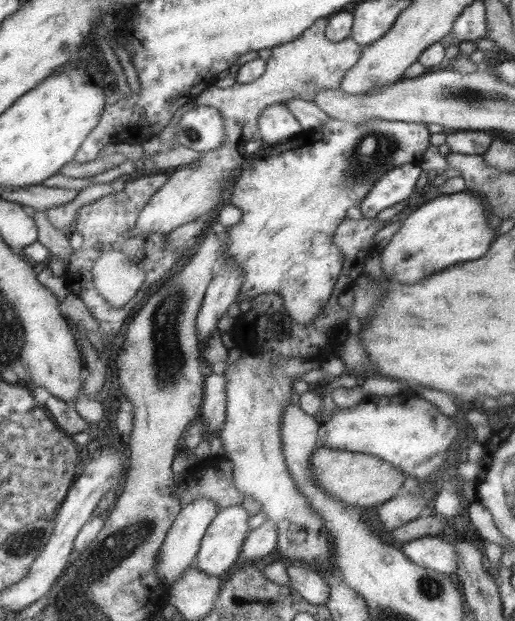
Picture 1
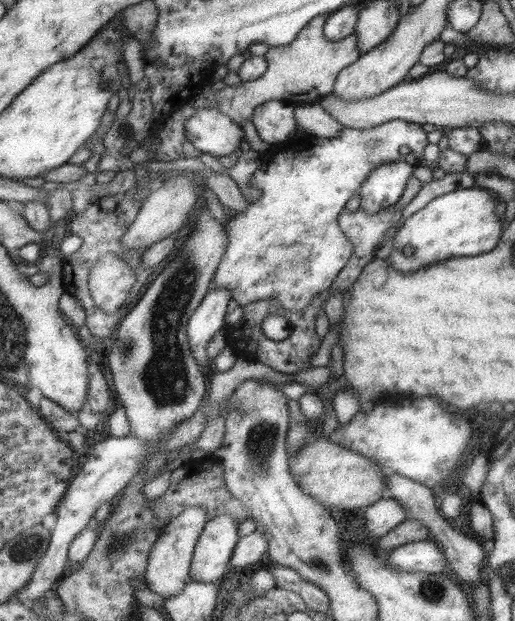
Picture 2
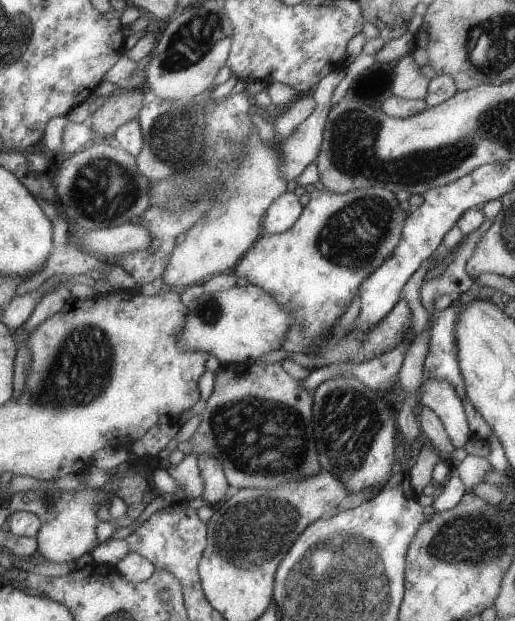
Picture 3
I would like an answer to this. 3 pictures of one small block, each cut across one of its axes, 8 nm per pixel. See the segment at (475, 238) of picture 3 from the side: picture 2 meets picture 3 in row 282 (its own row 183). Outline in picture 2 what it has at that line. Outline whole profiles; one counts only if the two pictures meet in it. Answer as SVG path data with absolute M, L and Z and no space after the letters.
M450 172L444 178L431 179L429 182L421 183L417 194L400 210L401 218L409 218L417 210L421 210L432 198L458 188L466 189L474 185L474 177L471 177L467 172Z

